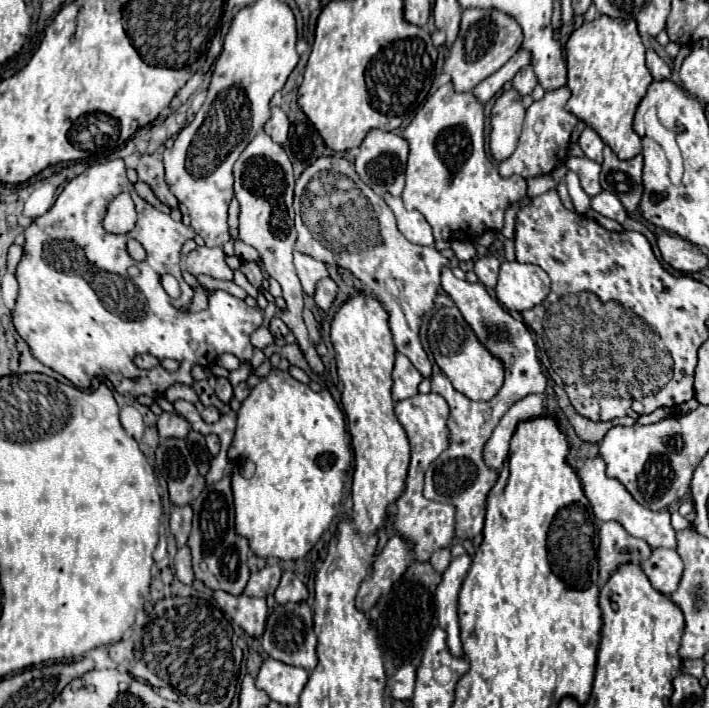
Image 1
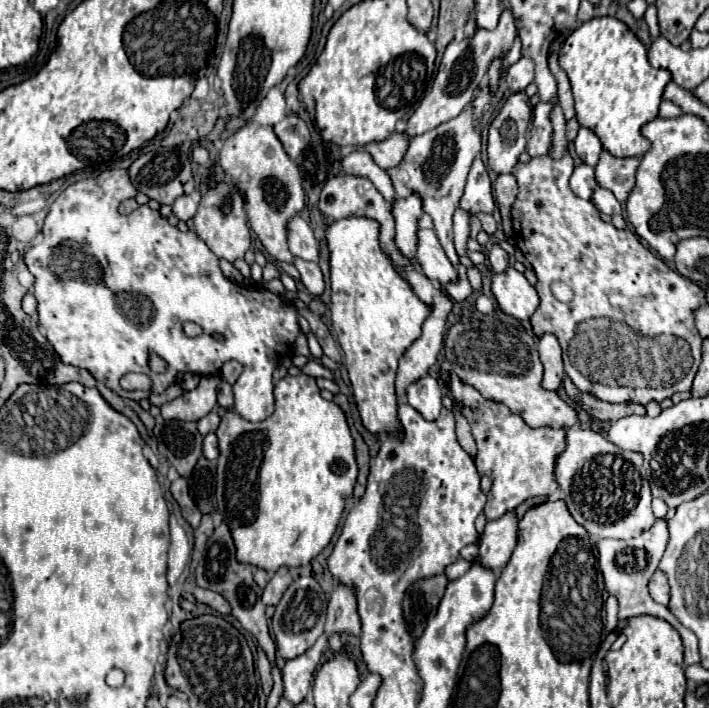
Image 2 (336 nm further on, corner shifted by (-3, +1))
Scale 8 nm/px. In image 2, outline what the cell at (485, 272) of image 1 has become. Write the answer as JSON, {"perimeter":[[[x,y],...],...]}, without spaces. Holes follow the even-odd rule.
{"perimeter":[[[496,243],[492,245],[490,253],[488,253],[488,261],[490,261],[490,267],[494,273],[504,273],[508,269],[508,253],[504,249],[500,249]]]}

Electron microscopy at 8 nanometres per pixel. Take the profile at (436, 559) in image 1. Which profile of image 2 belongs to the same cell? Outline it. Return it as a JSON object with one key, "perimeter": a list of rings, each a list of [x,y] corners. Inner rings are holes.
{"perimeter":[[[458,559],[456,563],[452,563],[452,565],[448,565],[446,567],[446,577],[452,581],[452,579],[458,579],[458,577],[462,577],[468,569],[472,567],[472,563],[470,561],[466,561],[466,559]]]}

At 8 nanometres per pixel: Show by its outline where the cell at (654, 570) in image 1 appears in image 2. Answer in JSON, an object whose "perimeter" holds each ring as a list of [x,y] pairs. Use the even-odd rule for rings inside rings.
{"perimeter":[[[656,571],[648,583],[648,589],[650,589],[650,595],[656,603],[660,605],[668,605],[670,601],[670,585],[668,585],[668,579],[664,575],[664,571]]]}

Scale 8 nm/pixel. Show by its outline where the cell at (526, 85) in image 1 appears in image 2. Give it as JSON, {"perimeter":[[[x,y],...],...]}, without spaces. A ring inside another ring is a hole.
{"perimeter":[[[522,57],[518,63],[514,63],[508,69],[506,85],[508,85],[510,91],[514,91],[514,93],[524,91],[532,81],[534,81],[534,63],[532,63],[532,59]]]}

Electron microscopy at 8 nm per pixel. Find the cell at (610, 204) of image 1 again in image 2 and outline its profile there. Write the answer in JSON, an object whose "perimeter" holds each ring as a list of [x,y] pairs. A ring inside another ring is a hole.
{"perimeter":[[[602,187],[594,191],[592,201],[594,201],[594,205],[598,207],[598,211],[600,211],[600,213],[606,213],[606,215],[616,215],[616,213],[620,213],[620,209],[622,209],[622,205],[620,205],[618,199],[614,197],[614,193],[608,191],[608,189],[602,189]]]}

